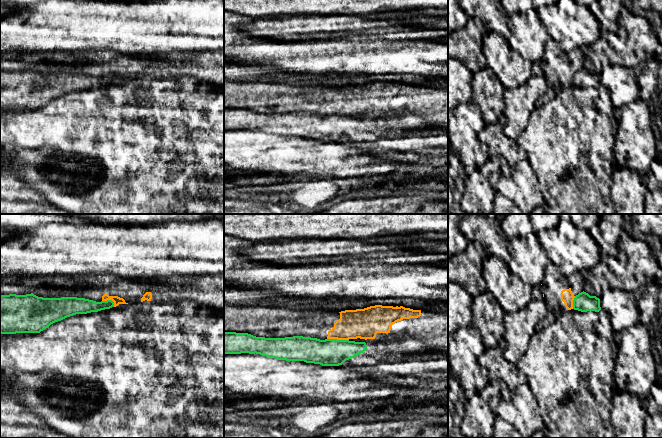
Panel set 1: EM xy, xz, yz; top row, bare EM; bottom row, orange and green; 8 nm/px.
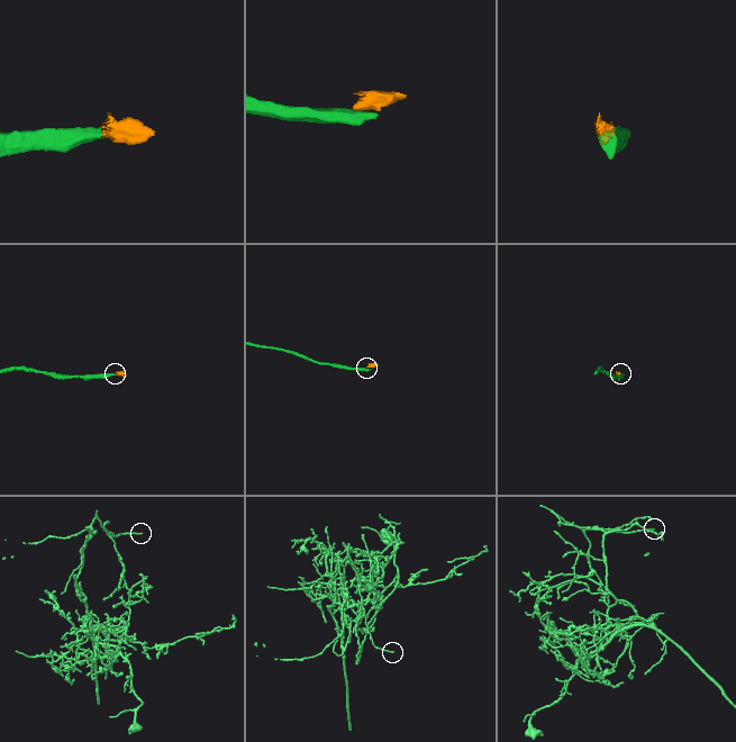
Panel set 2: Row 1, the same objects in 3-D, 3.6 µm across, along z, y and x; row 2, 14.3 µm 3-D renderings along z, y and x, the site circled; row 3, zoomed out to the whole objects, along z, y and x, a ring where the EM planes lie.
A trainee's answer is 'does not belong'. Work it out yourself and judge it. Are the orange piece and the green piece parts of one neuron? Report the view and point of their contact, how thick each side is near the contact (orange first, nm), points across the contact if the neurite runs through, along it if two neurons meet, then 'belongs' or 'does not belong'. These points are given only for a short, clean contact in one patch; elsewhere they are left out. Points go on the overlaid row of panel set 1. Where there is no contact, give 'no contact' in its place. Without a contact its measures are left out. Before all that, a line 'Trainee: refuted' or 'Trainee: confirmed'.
Trainee: confirmed
contact xz (338, 339); calibres 240 and 220 nm; does not belong

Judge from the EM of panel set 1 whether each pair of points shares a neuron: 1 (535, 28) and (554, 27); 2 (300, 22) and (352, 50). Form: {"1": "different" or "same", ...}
{"1": "different", "2": "different"}

